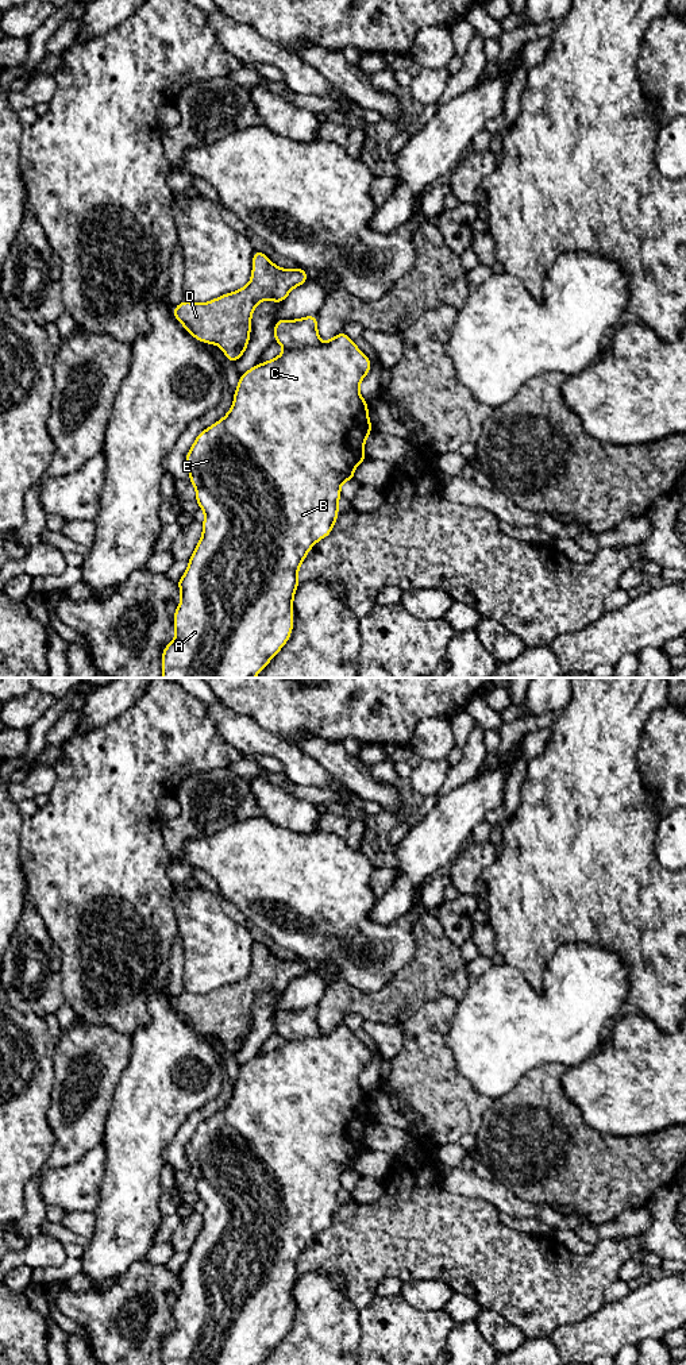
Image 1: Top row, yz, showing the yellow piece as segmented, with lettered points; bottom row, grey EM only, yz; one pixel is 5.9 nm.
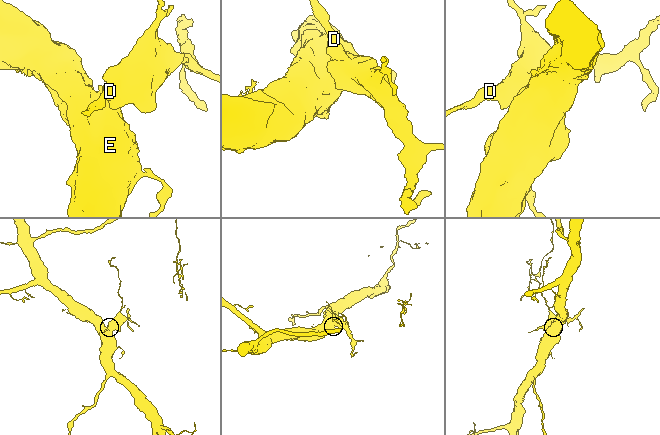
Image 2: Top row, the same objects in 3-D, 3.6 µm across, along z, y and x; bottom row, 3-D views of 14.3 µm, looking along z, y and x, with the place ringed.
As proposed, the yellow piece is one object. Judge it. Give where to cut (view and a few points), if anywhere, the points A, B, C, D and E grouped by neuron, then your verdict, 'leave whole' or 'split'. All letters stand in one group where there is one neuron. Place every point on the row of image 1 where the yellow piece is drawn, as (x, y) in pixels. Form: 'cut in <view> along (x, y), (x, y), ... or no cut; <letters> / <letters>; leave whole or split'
cut in yz along (319, 342), (311, 346), (285, 350); A B C E / D; split

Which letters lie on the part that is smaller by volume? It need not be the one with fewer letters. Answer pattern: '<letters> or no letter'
D

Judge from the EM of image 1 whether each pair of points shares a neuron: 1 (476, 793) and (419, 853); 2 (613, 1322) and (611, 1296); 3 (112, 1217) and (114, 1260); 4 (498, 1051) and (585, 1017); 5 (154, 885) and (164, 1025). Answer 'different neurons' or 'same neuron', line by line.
1: same neuron
2: different neurons
3: same neuron
4: same neuron
5: different neurons

